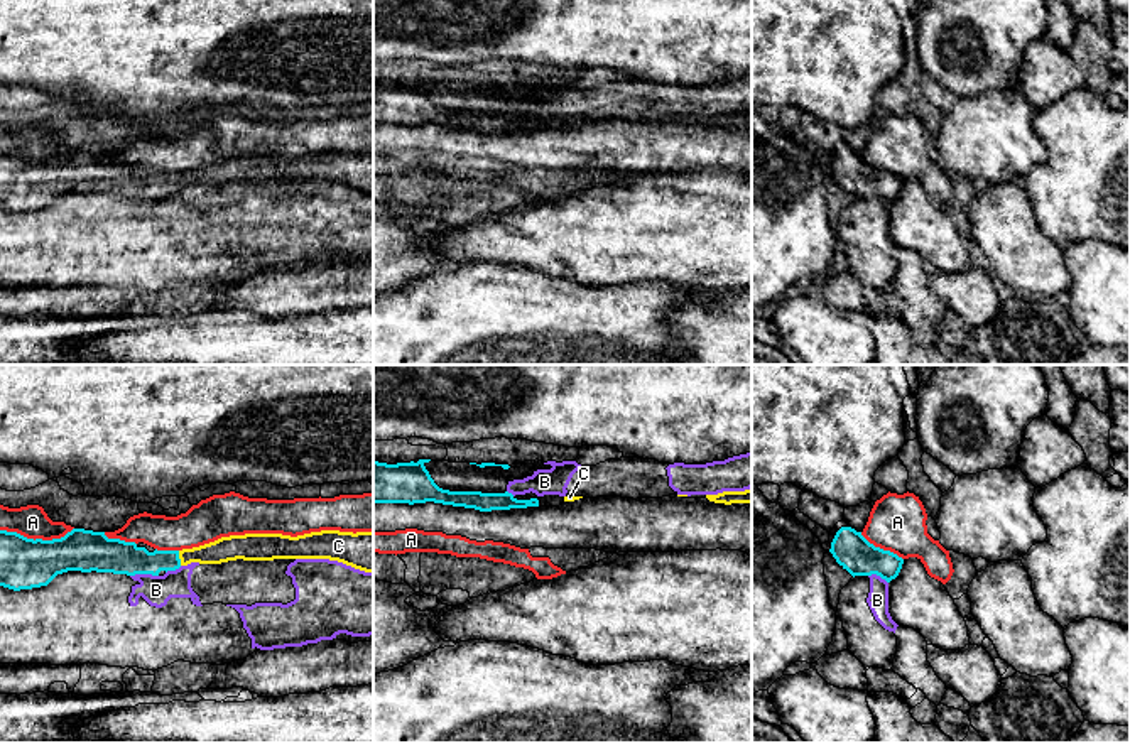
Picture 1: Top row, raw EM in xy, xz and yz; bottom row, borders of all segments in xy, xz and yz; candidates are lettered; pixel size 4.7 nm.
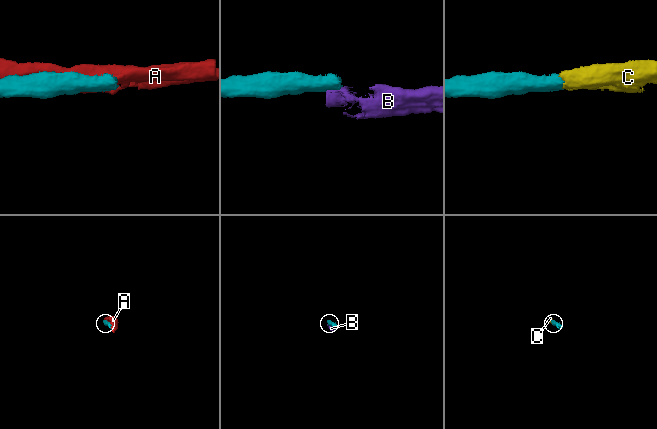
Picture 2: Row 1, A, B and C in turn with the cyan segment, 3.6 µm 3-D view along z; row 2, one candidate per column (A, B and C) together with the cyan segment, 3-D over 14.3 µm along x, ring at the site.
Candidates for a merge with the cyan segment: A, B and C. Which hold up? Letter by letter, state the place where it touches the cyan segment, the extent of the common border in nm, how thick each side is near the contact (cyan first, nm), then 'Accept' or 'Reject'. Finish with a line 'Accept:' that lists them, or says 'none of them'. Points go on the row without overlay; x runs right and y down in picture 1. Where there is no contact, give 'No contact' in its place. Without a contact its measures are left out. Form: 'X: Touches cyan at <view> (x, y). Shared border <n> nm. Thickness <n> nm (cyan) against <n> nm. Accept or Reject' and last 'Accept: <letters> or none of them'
A: Touches cyan at xy (36, 161). Shared border 360 nm. Thickness 240 nm (cyan) against 160 nm. Reject
B: Touches cyan at xy (144, 195). Shared border 140 nm. Thickness 180 nm (cyan) against 140 nm. Reject
C: Touches cyan at xy (178, 179). Shared border 70 nm. Thickness 160 nm (cyan) against 120 nm. Accept
Accept: C

